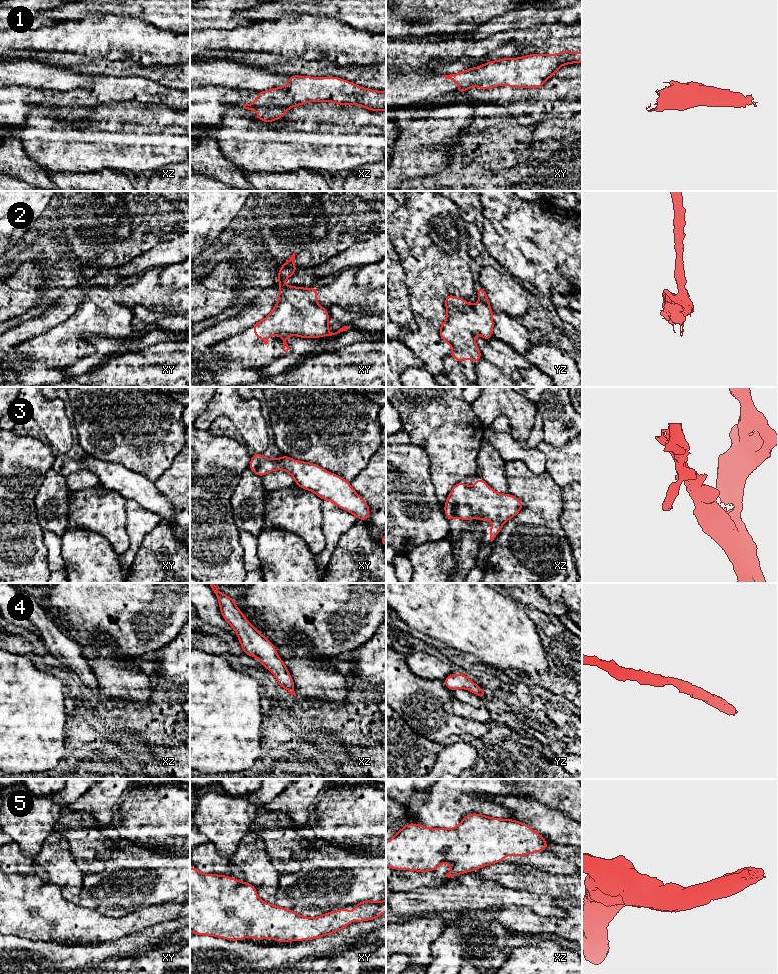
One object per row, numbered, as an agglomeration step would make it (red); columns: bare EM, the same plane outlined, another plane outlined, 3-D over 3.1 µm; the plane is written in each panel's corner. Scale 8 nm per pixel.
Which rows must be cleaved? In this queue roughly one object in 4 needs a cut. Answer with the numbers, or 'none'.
none

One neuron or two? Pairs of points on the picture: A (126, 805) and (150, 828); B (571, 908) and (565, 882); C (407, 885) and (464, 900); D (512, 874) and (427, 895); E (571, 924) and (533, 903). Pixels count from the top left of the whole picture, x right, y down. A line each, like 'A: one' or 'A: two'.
A: one
B: two
C: two
D: two
E: two

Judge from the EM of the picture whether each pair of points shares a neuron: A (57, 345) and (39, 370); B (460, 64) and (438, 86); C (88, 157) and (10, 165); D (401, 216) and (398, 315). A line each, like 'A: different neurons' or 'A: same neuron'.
A: same neuron
B: different neurons
C: different neurons
D: different neurons

